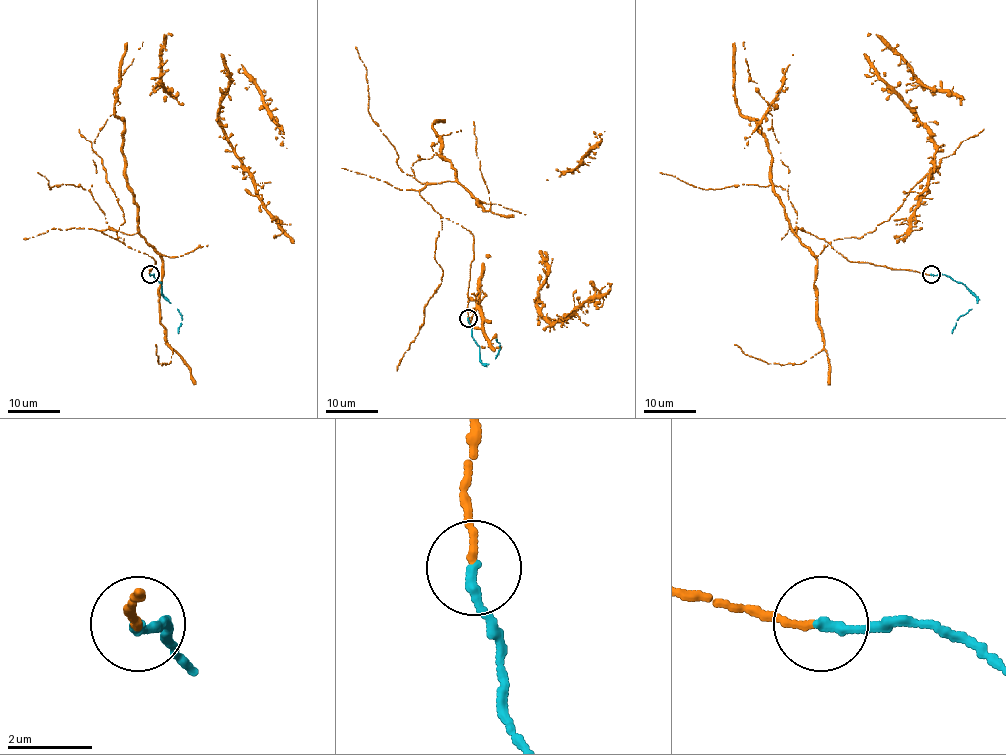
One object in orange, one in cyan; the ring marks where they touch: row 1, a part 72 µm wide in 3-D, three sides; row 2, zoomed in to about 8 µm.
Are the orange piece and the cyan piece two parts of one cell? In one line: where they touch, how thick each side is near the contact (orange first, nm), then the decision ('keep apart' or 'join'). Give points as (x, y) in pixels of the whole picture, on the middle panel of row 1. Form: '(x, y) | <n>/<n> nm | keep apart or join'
(468, 318) | 170/280 nm | join

